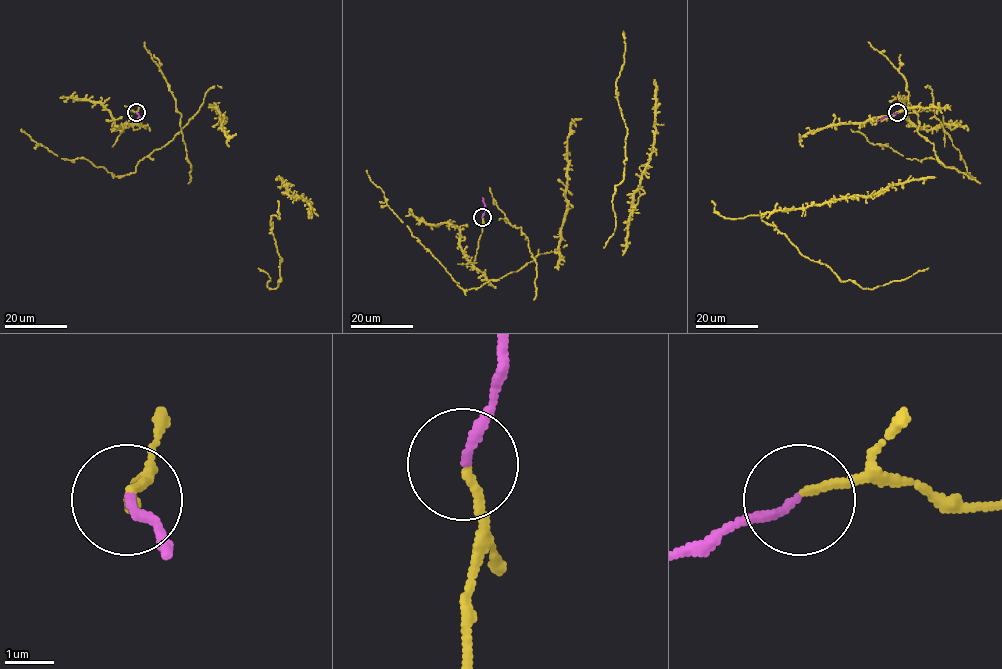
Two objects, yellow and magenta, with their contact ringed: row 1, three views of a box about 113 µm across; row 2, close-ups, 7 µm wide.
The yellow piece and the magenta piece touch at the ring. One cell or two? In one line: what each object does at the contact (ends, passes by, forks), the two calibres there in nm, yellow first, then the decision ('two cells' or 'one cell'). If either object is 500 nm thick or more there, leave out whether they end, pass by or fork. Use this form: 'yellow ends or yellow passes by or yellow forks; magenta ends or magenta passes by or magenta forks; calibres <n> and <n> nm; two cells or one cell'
yellow ends; magenta ends; calibres 150 and 170 nm; one cell

